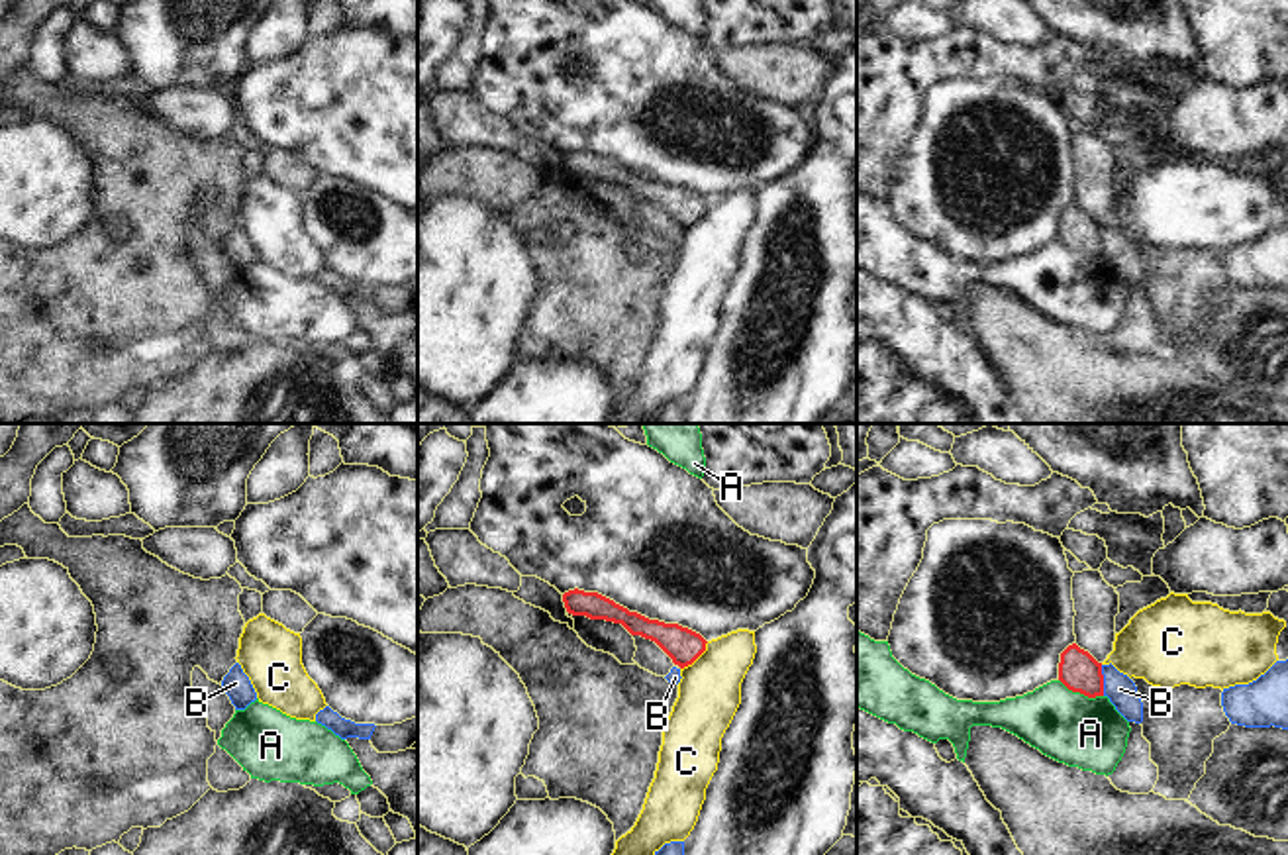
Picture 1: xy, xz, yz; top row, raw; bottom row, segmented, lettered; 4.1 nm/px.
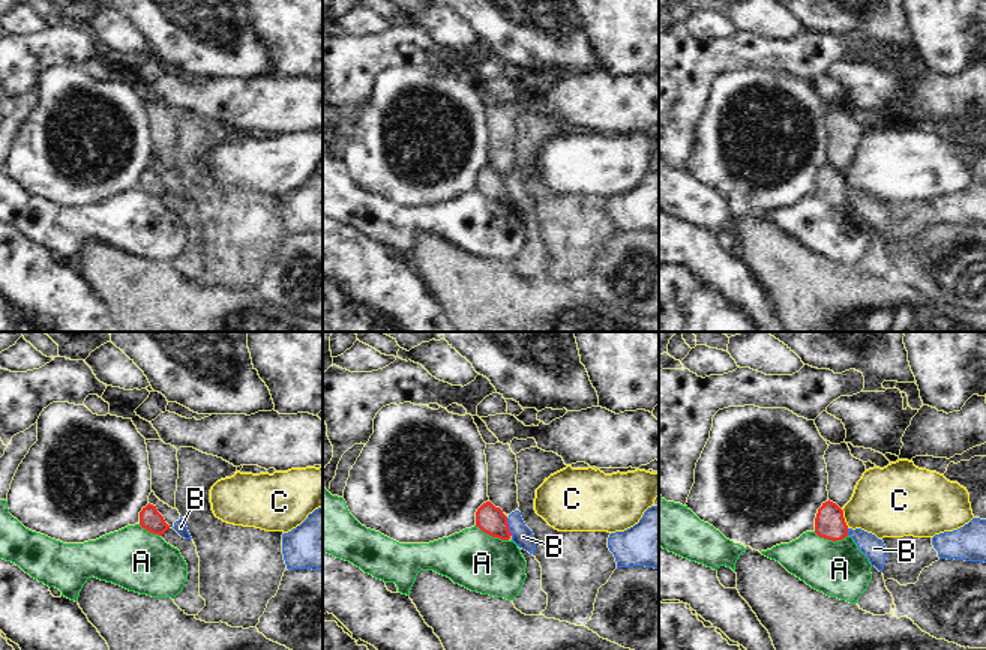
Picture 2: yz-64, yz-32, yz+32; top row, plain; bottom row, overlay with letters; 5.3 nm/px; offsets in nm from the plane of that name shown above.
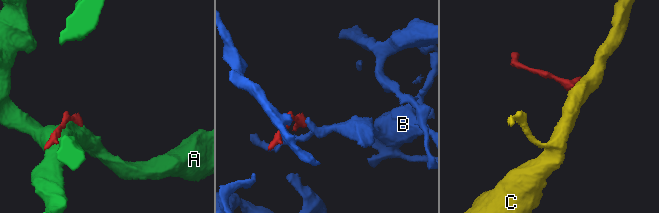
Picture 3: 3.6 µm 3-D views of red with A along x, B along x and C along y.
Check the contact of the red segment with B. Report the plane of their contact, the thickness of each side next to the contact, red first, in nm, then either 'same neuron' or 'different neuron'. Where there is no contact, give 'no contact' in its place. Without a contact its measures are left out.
contact in yz; calibres 170 and 120 nm; different neuron

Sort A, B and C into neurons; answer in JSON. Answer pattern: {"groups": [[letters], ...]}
{"groups": [["A"], ["B"], ["C"]]}

